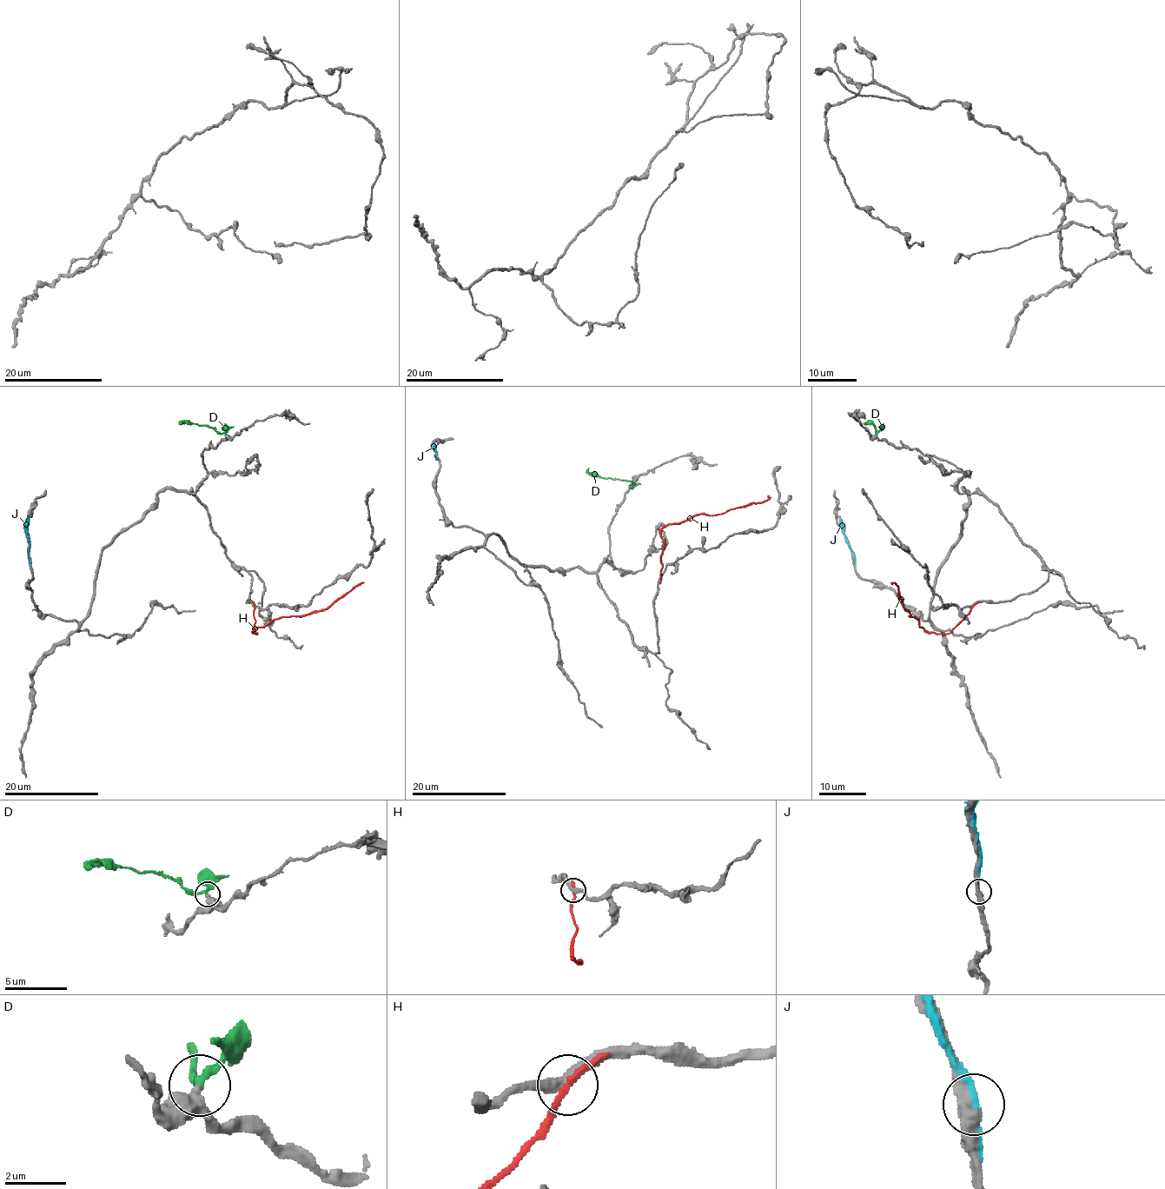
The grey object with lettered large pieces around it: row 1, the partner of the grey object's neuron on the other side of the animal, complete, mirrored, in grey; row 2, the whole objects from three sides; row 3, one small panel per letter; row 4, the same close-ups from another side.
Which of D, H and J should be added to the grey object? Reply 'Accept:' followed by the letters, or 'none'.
Accept: D

